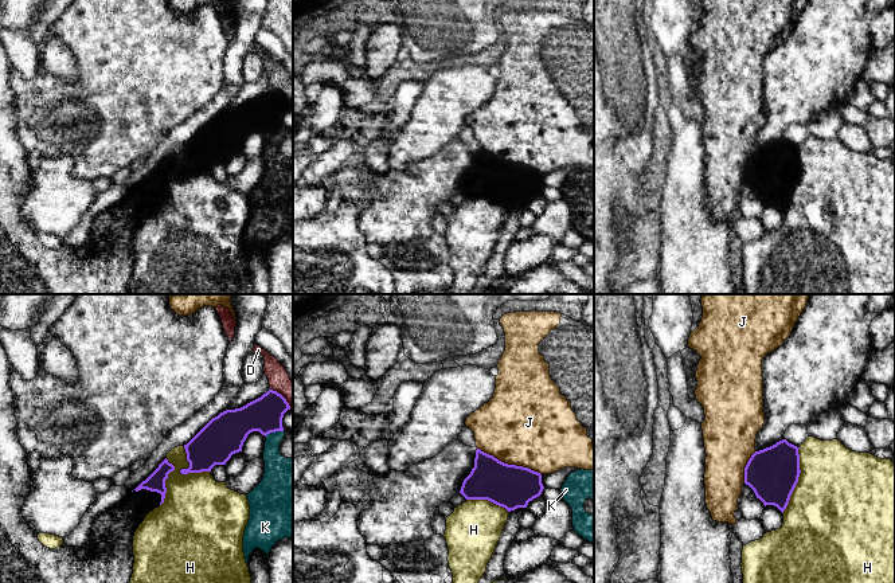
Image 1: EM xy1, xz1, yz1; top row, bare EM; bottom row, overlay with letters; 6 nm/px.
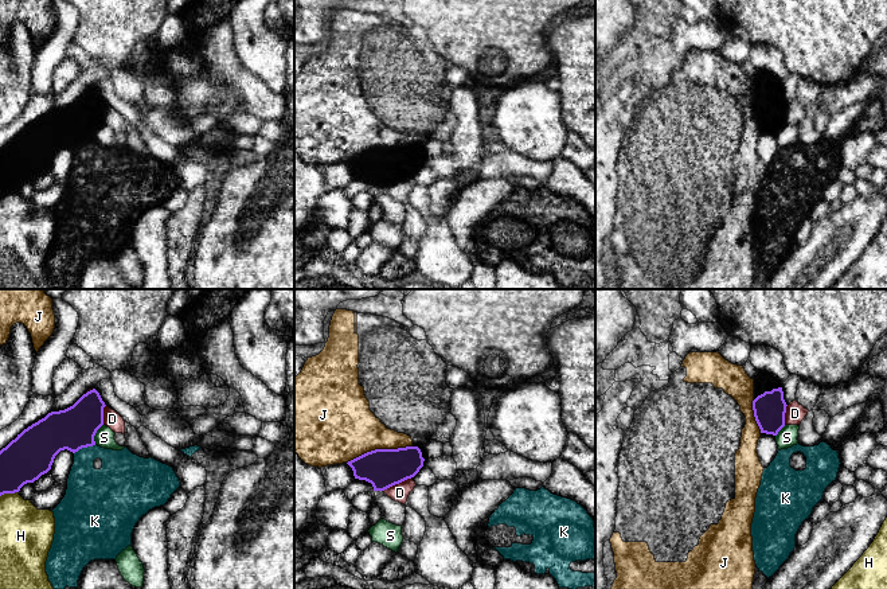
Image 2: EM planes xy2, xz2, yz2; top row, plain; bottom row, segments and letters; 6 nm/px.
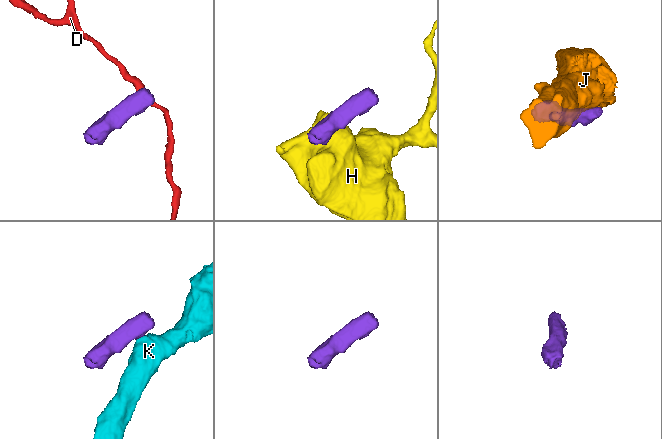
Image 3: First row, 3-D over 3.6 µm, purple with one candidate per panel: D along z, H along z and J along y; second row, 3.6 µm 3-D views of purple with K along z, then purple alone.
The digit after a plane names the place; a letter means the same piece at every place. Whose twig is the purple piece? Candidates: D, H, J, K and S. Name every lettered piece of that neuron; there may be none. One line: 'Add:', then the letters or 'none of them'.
Add: none of them

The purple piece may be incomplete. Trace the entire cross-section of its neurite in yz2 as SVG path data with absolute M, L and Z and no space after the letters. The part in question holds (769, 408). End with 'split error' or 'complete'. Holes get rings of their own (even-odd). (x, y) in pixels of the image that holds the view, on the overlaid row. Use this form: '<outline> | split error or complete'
M769 374L754 379L753 410L761 433L777 436L785 426L786 402L781 383Z | split error

